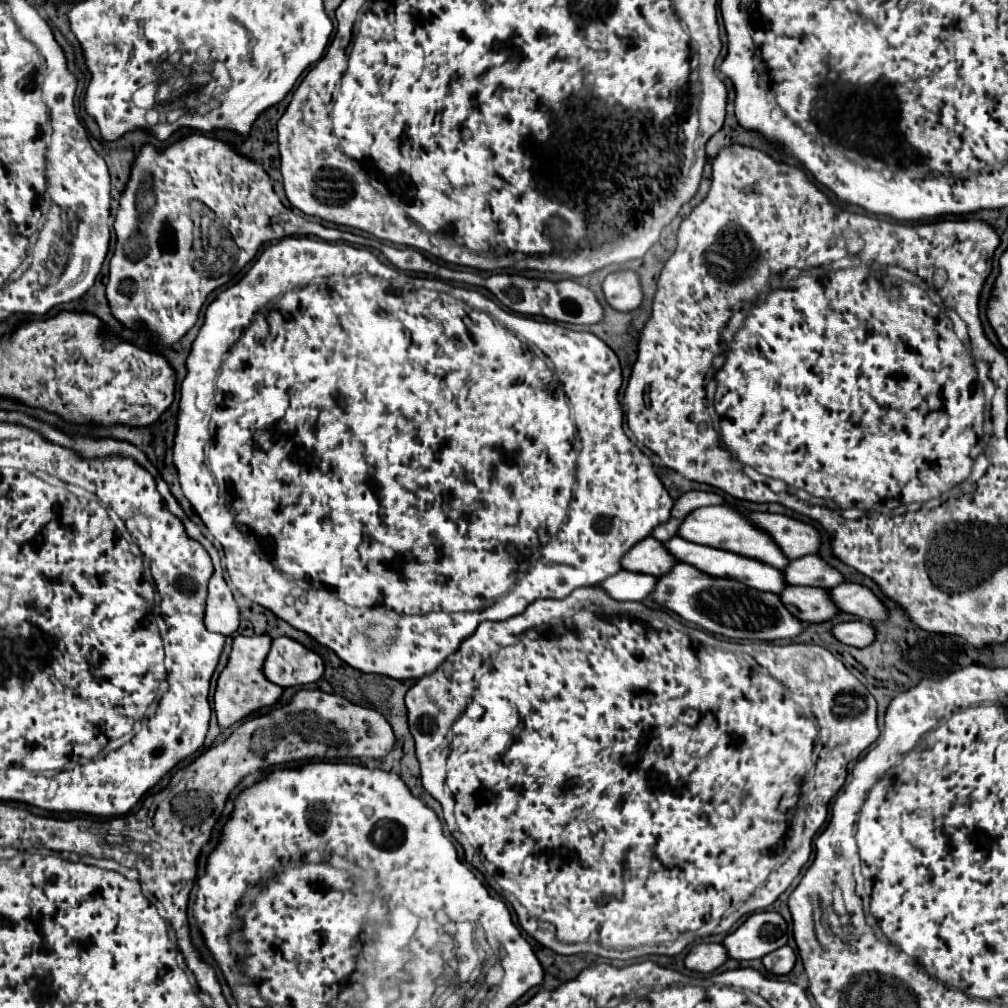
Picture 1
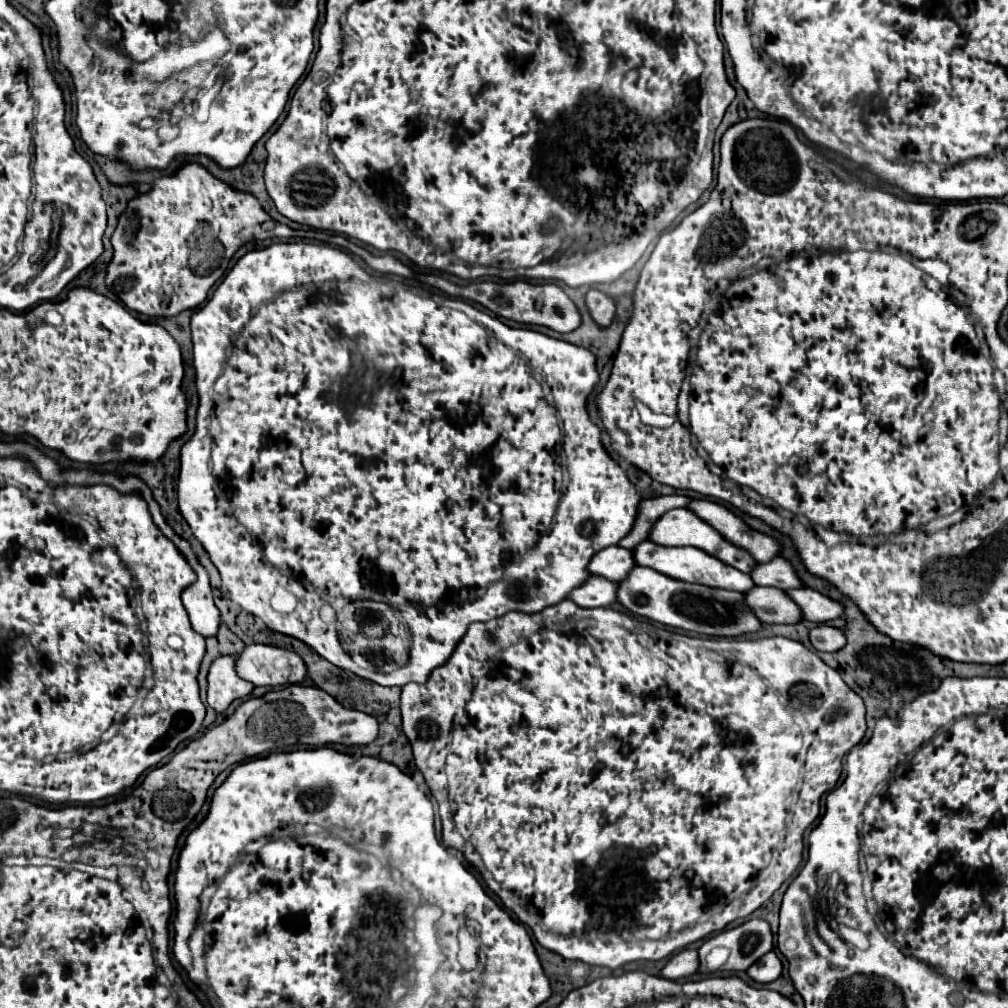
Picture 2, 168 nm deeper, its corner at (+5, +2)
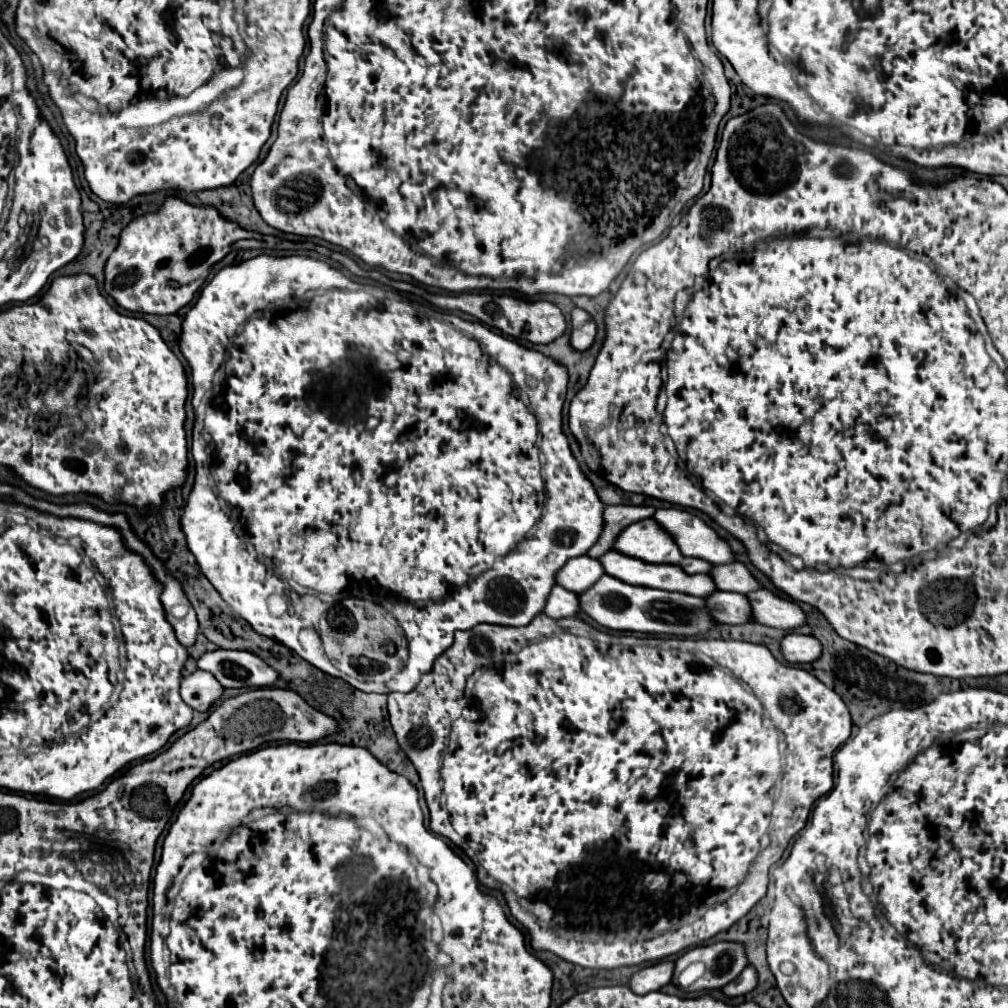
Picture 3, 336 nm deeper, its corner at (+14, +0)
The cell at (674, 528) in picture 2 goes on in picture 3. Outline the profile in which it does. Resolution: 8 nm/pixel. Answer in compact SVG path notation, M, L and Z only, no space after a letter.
M653 518L629 524L617 536L613 550L649 564L675 564L687 574L707 574L711 570L705 560L681 556L673 538Z

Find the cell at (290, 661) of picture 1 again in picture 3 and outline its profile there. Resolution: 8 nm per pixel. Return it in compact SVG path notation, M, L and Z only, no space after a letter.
M213 650L197 660L197 668L213 674L223 688L271 686L279 676L261 658L241 650Z

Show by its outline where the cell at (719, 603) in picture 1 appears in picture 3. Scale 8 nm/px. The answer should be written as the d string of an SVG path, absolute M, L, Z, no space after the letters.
M601 576L593 588L579 594L579 608L599 626L615 632L641 632L641 634L669 634L669 636L695 636L715 626L703 598L631 586L611 576Z

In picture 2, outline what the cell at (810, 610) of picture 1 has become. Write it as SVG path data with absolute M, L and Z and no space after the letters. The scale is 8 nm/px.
M754 586L746 592L746 602L764 624L796 624L802 620L798 604L794 604L780 588Z

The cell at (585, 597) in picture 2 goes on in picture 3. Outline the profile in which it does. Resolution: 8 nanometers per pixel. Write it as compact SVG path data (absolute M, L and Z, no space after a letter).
M553 586L547 602L545 602L545 608L543 608L543 614L547 614L549 618L553 620L559 620L559 618L569 618L569 616L575 616L579 612L579 600L577 600L577 594L561 588L561 586Z

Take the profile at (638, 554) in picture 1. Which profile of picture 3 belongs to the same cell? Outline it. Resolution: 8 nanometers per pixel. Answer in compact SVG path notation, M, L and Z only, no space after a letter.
M577 556L565 562L565 566L557 572L557 584L565 590L581 594L583 590L591 588L597 582L597 578L601 578L601 574L603 568L595 558Z

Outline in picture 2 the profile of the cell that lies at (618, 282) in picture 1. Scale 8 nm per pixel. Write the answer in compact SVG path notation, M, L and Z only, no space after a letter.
M592 288L586 294L586 304L588 304L588 310L590 310L592 318L600 326L610 326L610 322L614 320L614 314L616 314L616 300L612 296Z

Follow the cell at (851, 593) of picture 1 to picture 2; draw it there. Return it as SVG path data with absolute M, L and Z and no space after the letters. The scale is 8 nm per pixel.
M812 588L790 590L788 596L800 606L804 618L810 622L828 622L828 620L834 620L844 614L844 604L840 600L822 596L820 592L812 590Z

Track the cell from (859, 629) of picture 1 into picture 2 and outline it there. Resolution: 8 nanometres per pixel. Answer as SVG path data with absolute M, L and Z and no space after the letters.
M822 624L810 632L810 642L820 652L836 652L846 646L846 636L844 630Z

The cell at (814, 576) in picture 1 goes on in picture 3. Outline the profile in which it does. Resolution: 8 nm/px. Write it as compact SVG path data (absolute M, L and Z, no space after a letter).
M731 562L725 566L713 566L709 570L717 590L723 592L737 592L737 594L749 594L753 590L759 590L759 582L751 576L751 572L741 562Z

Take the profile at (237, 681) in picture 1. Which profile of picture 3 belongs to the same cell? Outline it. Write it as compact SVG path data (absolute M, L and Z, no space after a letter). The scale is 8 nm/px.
M197 670L181 680L181 698L197 712L209 710L209 706L219 700L221 694L223 686L203 670Z

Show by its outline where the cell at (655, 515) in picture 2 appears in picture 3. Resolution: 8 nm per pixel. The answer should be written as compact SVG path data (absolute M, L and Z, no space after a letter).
M605 506L605 530L601 532L601 538L591 546L591 550L587 552L587 556L591 558L599 558L601 554L609 552L617 534L639 520L651 518L651 514L655 512L653 506Z

